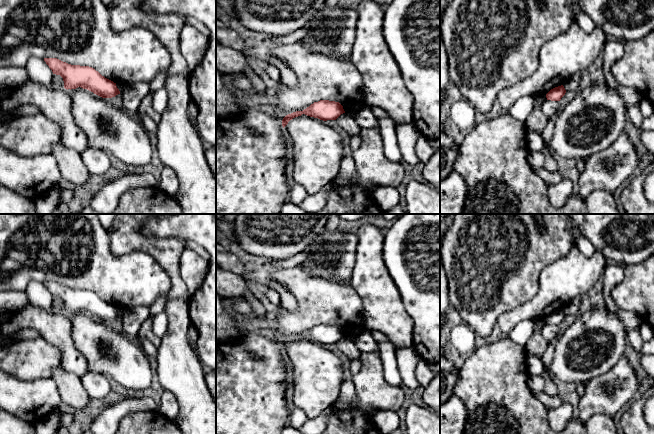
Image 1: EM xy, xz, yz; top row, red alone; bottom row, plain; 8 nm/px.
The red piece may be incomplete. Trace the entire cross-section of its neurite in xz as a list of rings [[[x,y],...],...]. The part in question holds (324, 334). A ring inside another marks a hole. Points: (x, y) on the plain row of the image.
[[[320,324],[318,326],[314,326],[303,335],[296,335],[286,339],[282,344],[282,350],[284,352],[290,344],[301,340],[302,338],[327,345],[336,344],[343,337],[345,337],[345,335],[339,326]]]

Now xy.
[[[44,282],[53,298],[60,299],[65,313],[81,311],[102,322],[112,322],[120,318],[116,307],[102,300],[89,290],[71,289],[57,282]]]

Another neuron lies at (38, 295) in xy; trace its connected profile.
[[[32,281],[28,283],[25,292],[28,295],[29,305],[40,307],[43,310],[52,310],[53,296],[44,283]]]

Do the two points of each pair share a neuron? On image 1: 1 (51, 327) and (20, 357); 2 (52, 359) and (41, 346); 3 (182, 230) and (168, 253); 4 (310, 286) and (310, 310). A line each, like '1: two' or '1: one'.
1: two
2: one
3: two
4: one

